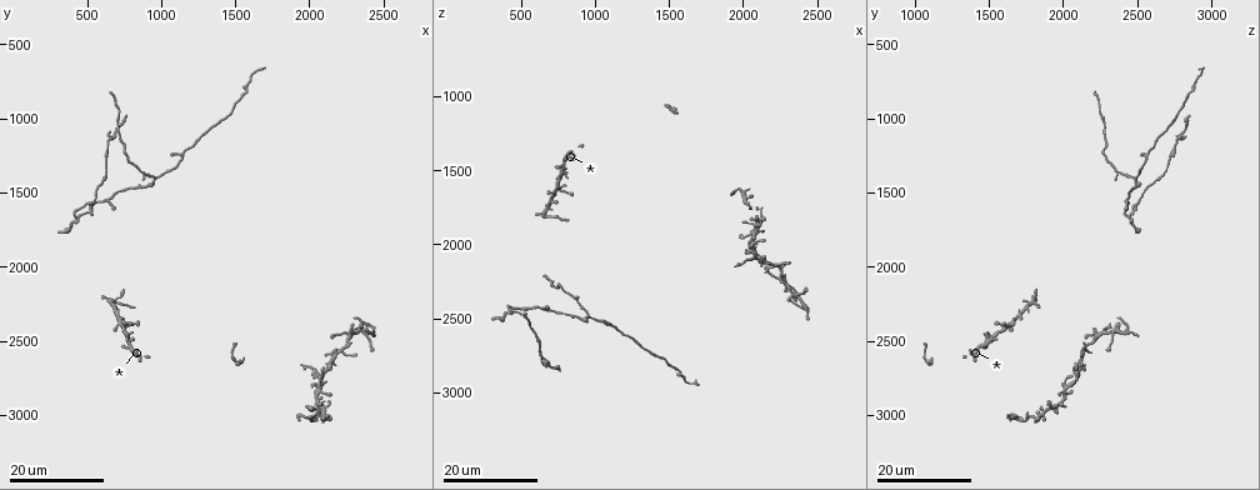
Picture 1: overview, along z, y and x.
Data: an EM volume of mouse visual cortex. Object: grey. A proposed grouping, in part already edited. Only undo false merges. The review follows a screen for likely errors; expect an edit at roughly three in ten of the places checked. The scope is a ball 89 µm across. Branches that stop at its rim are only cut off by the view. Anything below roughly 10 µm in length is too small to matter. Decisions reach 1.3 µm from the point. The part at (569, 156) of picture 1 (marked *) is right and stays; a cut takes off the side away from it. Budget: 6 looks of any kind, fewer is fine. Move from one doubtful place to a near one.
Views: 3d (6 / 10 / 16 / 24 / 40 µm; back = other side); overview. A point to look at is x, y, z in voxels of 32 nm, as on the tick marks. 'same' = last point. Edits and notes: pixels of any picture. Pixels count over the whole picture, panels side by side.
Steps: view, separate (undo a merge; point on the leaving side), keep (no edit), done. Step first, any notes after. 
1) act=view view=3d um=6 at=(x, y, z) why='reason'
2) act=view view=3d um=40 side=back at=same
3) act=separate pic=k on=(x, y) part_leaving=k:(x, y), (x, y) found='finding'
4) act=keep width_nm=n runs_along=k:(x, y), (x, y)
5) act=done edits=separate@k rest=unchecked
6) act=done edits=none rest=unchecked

act=view view=3d um=24 at=(680, 2220, 1780)

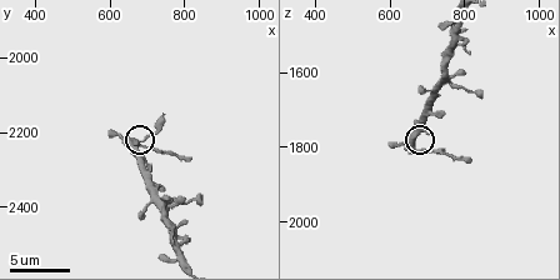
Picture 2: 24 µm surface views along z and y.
act=view view=3d um=6 at=(660, 2230, 1790) why='closer look'

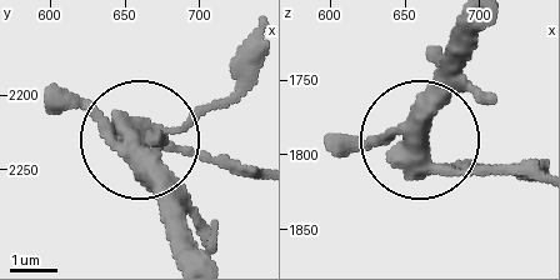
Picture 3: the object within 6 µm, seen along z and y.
act=view view=3d um=6 side=back at=(660, 2238, 1790)

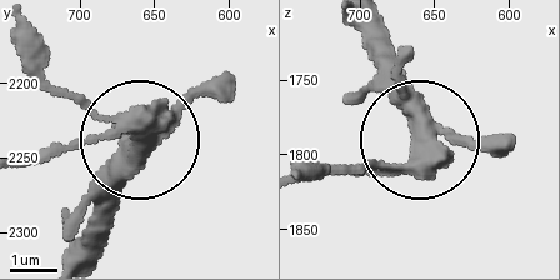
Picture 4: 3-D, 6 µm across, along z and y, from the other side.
act=keep runs_along=4:(71, 259), (131, 139), (24, 60) found='one cell here'

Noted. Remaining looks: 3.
act=view view=3d um=16 at=(640, 1540, 2440)

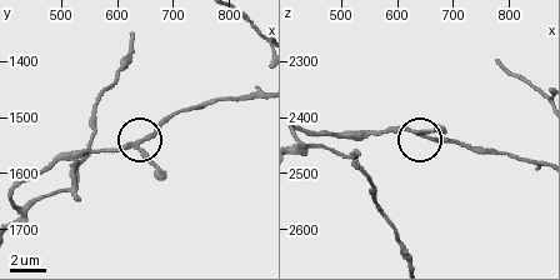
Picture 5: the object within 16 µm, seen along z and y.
act=view view=3d um=10 at=(640, 1550, 2425)

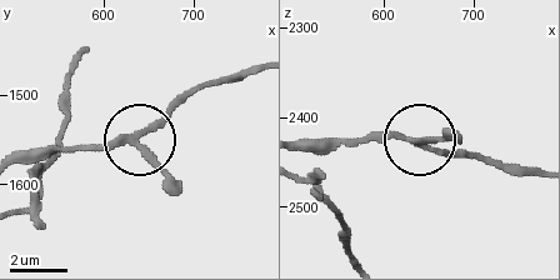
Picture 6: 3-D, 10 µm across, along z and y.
act=keep arms=3 found='one cell here'

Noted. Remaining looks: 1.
act=done edits=none rest=unchecked

